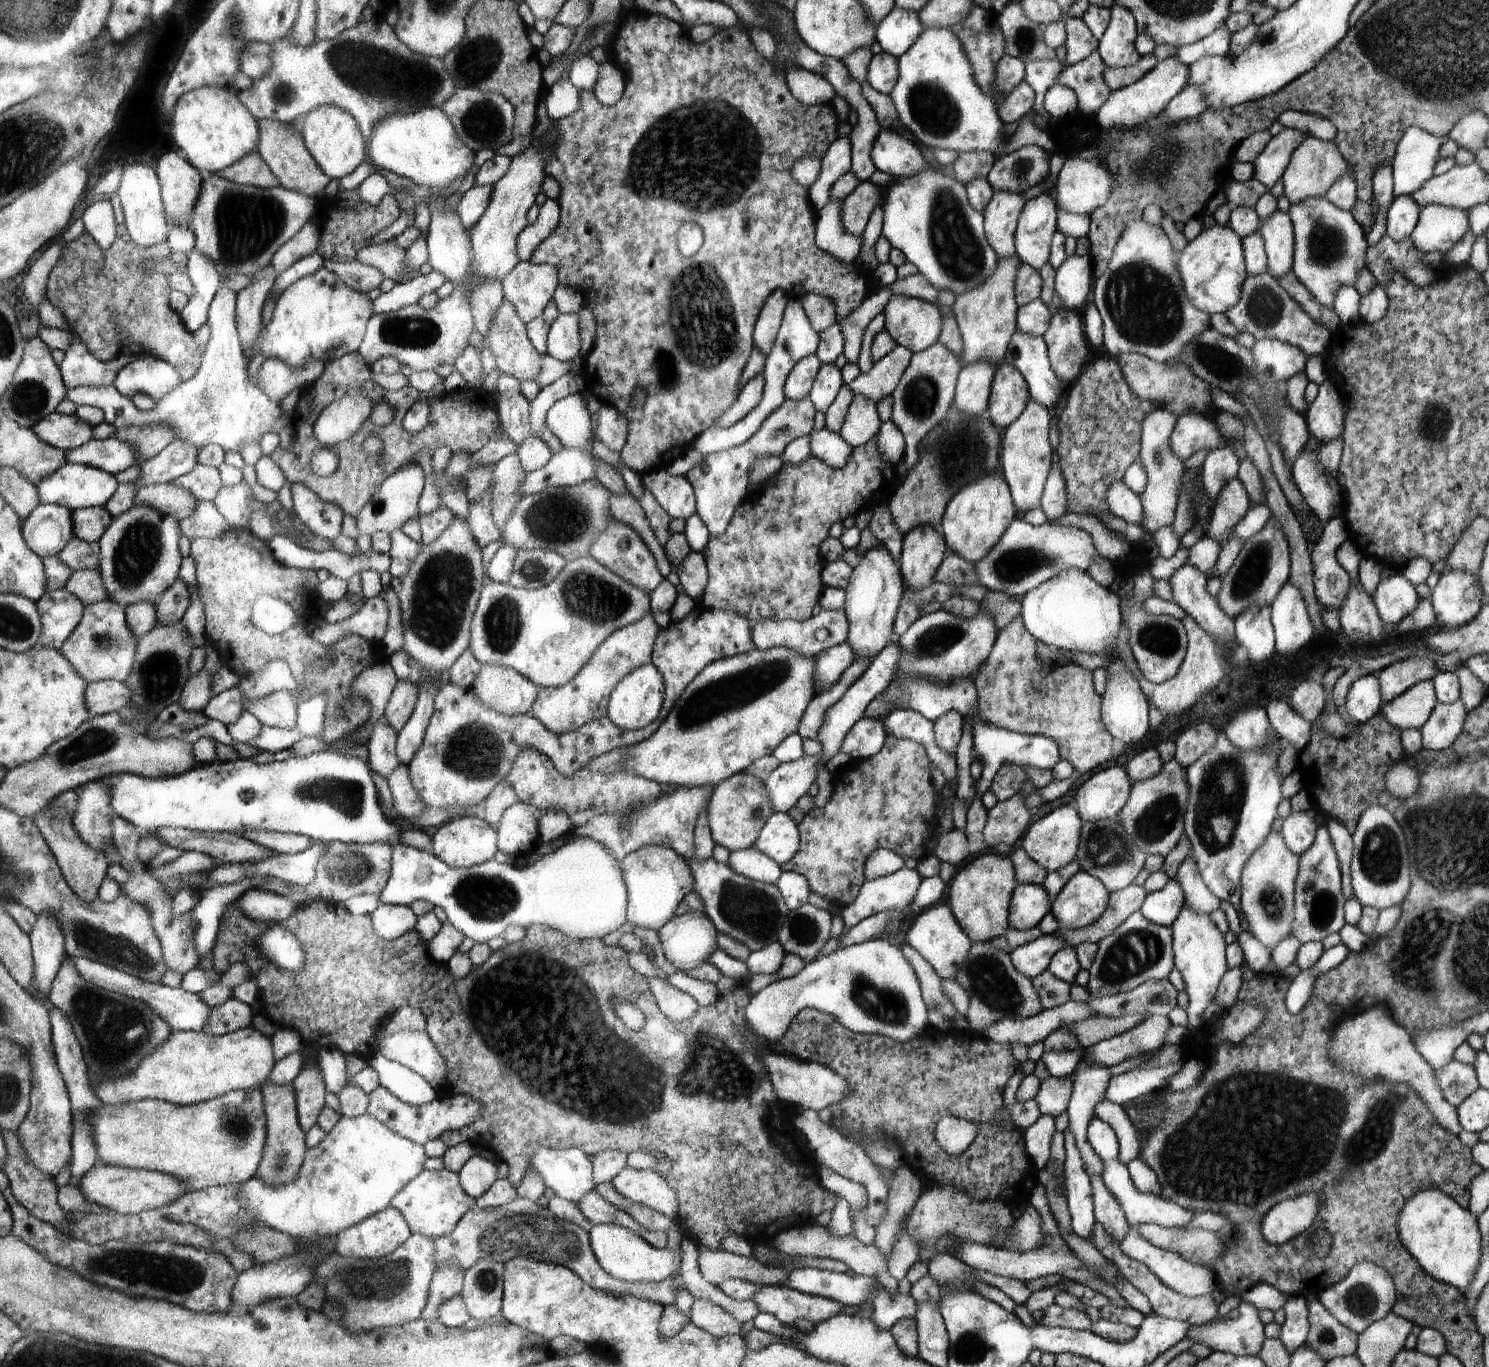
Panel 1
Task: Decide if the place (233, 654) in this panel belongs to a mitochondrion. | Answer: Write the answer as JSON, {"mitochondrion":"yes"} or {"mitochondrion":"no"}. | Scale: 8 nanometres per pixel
{"mitochondrion":"no"}

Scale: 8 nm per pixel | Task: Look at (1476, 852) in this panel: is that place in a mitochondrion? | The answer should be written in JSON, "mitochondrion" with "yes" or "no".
{"mitochondrion":"yes"}

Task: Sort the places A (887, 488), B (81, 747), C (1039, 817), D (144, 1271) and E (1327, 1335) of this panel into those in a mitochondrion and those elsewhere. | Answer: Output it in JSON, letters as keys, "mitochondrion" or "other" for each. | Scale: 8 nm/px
{"A":"other","B":"mitochondrion","C":"other","D":"mitochondrion","E":"mitochondrion"}

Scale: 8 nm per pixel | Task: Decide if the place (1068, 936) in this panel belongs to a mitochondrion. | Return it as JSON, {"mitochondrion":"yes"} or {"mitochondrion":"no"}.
{"mitochondrion":"no"}

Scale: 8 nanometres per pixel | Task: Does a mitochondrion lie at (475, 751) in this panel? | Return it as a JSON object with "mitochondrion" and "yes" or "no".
{"mitochondrion":"yes"}

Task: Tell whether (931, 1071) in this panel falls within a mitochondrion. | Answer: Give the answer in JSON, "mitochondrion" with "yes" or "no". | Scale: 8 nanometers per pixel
{"mitochondrion":"no"}

